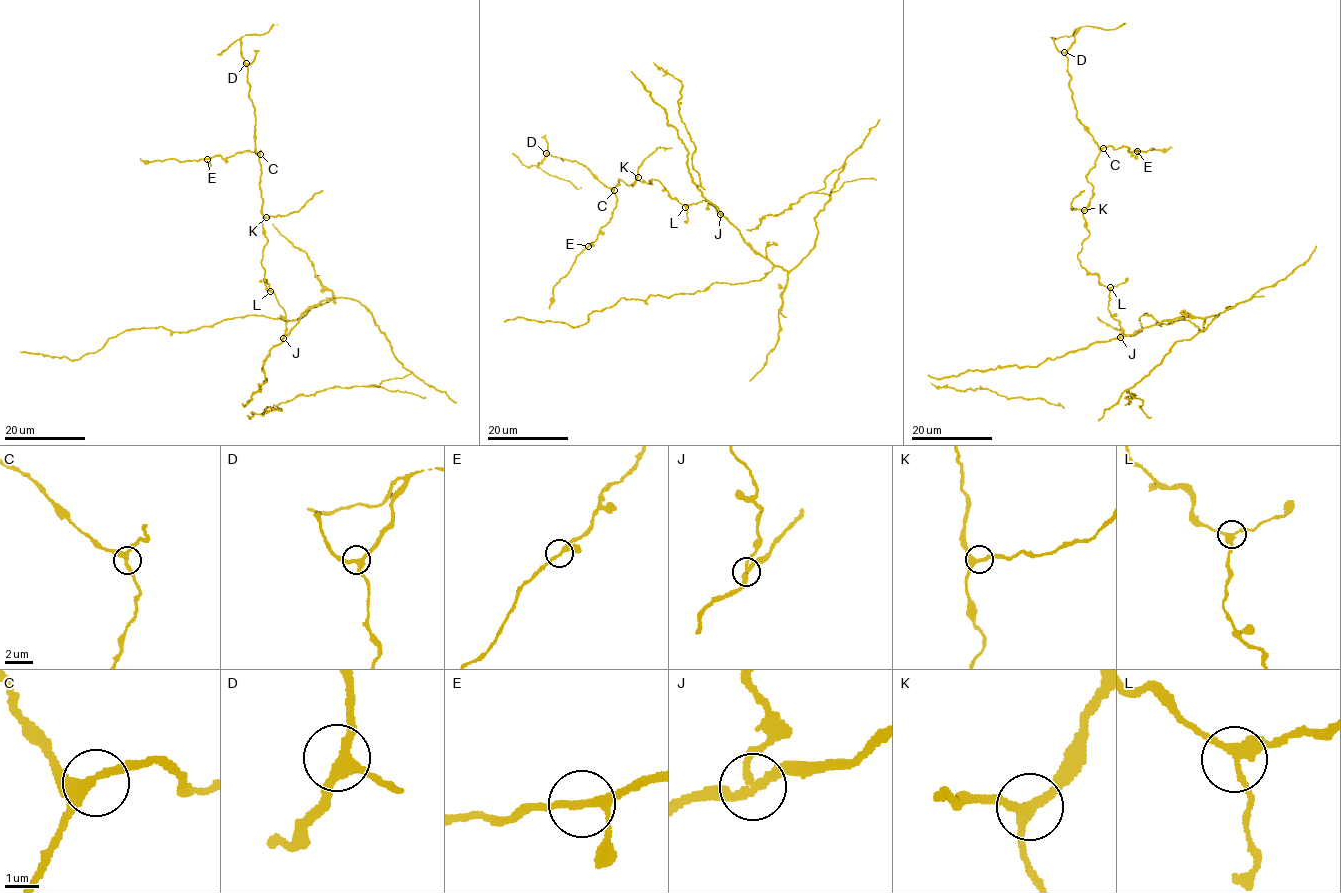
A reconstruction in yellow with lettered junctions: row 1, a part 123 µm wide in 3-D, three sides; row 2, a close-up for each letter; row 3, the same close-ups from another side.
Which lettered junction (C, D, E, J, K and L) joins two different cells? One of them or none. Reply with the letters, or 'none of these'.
J

